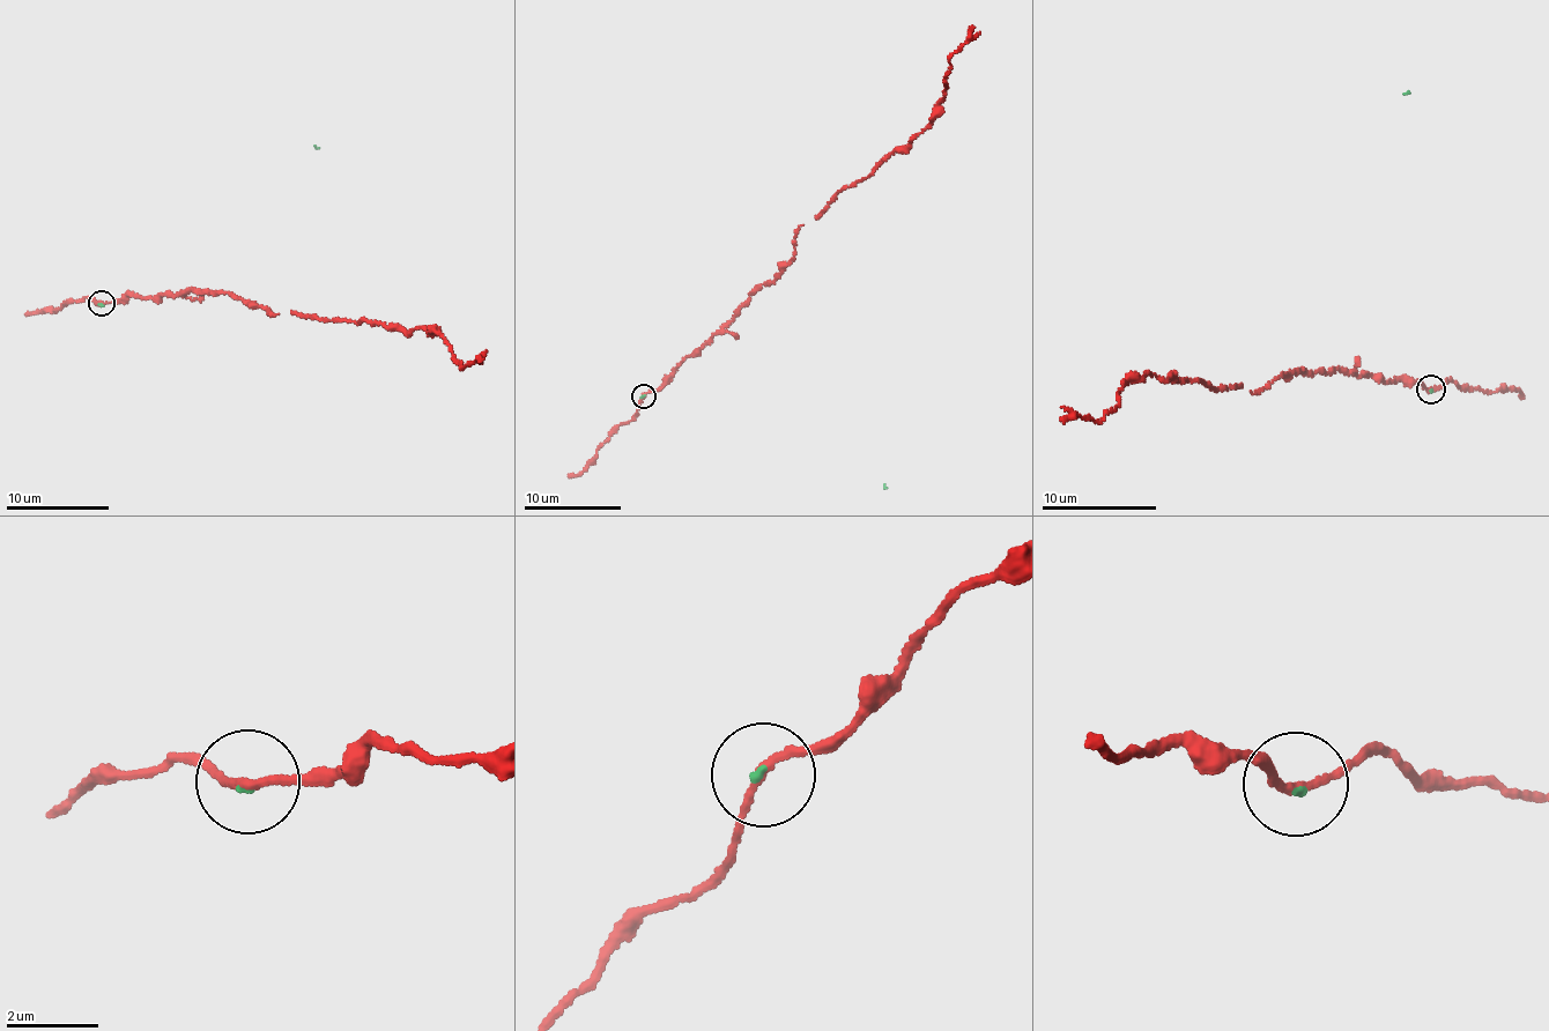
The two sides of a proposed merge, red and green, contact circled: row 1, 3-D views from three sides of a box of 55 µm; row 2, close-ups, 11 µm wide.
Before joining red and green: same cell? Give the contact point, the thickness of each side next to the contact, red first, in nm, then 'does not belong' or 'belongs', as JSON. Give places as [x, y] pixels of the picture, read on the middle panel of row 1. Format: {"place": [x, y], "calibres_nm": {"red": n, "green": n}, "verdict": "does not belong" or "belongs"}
{"place": [644, 397], "calibres_nm": {"red": 170, "green": 70}, "verdict": "belongs"}

